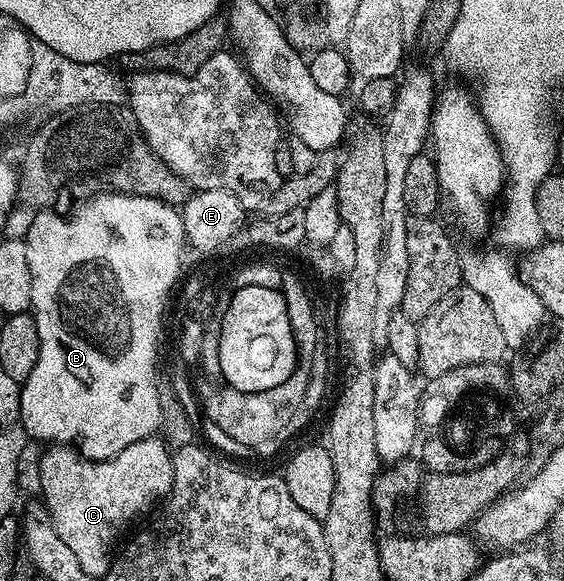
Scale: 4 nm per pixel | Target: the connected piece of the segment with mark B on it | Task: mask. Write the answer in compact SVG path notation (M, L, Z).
M98 192L91 201L83 201L78 203L73 209L74 212L70 216L60 216L54 210L41 210L36 213L31 228L27 230L24 237L27 246L27 266L31 266L31 315L35 326L39 330L39 354L35 366L31 370L31 374L20 385L21 390L21 421L25 427L26 437L37 440L49 440L53 444L72 445L73 440L81 440L79 443L79 451L87 460L109 460L112 456L118 456L123 450L127 450L127 446L131 446L140 440L146 440L149 436L154 435L161 427L161 411L159 410L159 394L157 393L157 378L159 369L157 369L157 343L161 340L161 319L167 314L170 307L165 302L165 288L170 288L169 284L173 282L173 276L177 276L177 244L181 244L181 224L177 224L177 216L173 216L173 212L169 212L169 208L165 208L162 204L153 204L153 200L141 200L138 196L128 196L122 192Z

